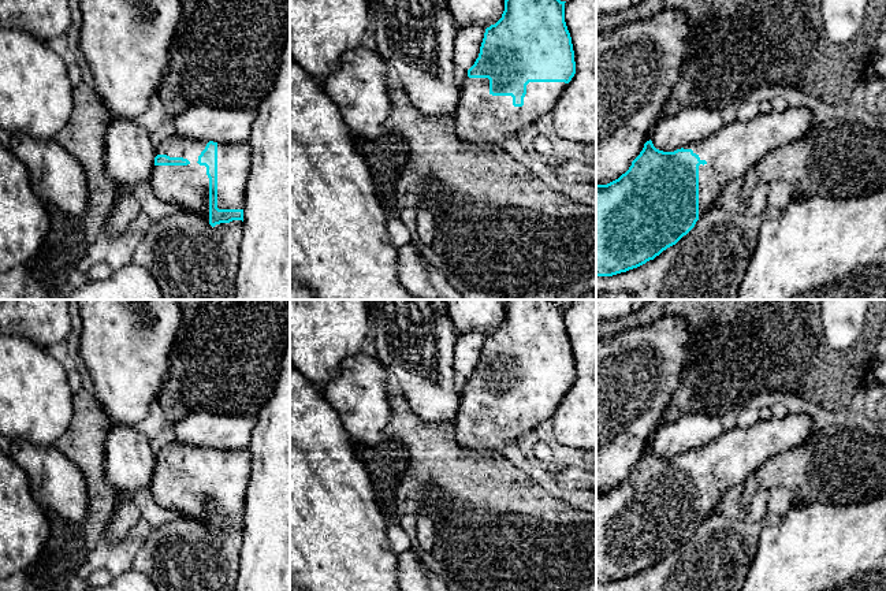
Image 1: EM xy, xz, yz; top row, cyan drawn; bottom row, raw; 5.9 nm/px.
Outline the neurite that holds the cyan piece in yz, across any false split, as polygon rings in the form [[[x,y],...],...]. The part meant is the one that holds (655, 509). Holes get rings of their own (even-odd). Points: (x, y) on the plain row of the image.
[[[789,413],[783,419],[759,421],[751,428],[723,431],[708,445],[674,458],[659,457],[651,446],[647,447],[625,480],[607,491],[596,491],[596,583],[613,583],[637,575],[675,551],[711,516],[729,488],[744,484],[771,457],[807,442],[814,430],[809,416]]]

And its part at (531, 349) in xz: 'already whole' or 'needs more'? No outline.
needs more

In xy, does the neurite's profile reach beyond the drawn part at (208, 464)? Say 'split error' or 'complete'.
split error

